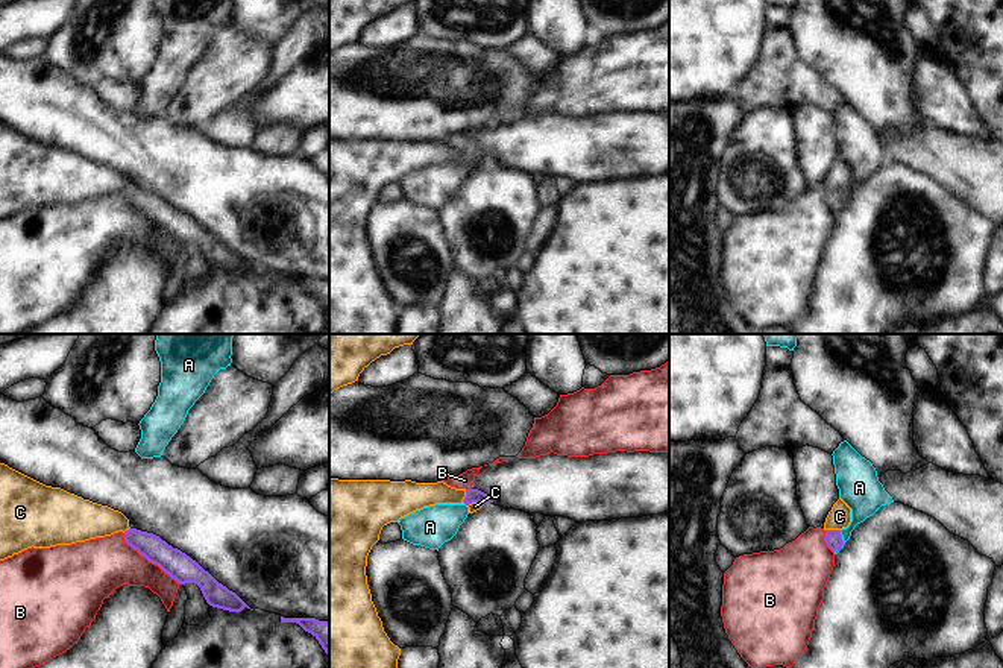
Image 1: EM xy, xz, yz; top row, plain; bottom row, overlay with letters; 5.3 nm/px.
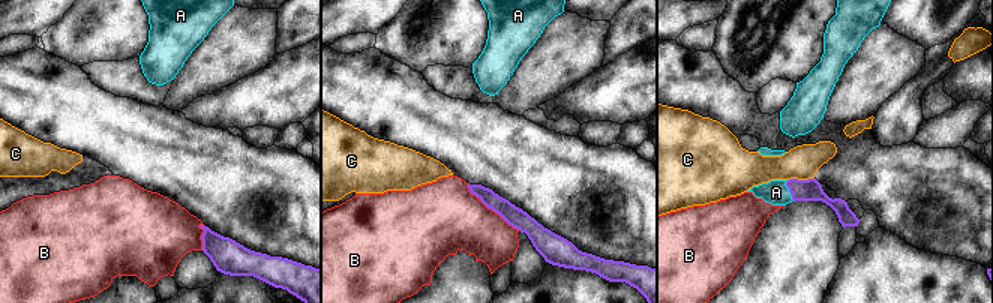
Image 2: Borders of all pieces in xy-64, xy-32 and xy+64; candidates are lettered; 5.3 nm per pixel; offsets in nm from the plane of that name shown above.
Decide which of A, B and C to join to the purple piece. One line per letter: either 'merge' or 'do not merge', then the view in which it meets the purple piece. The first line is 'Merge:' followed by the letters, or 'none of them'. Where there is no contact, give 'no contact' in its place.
Merge: A
A: merge; contact in yz
B: do not merge; contact in xy
C: do not merge; contact in yz

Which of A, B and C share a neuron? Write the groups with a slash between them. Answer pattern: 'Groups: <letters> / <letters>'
Groups: A / B / C.

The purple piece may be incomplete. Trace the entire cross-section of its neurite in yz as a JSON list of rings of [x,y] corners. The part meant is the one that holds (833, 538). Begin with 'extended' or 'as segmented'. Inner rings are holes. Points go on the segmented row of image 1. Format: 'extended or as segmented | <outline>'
extended | [[[847,440],[833,451],[833,465],[839,498],[851,509],[851,522],[842,530],[825,530],[827,547],[838,554],[851,531],[882,506],[894,503],[892,496],[879,481],[877,471]]]

